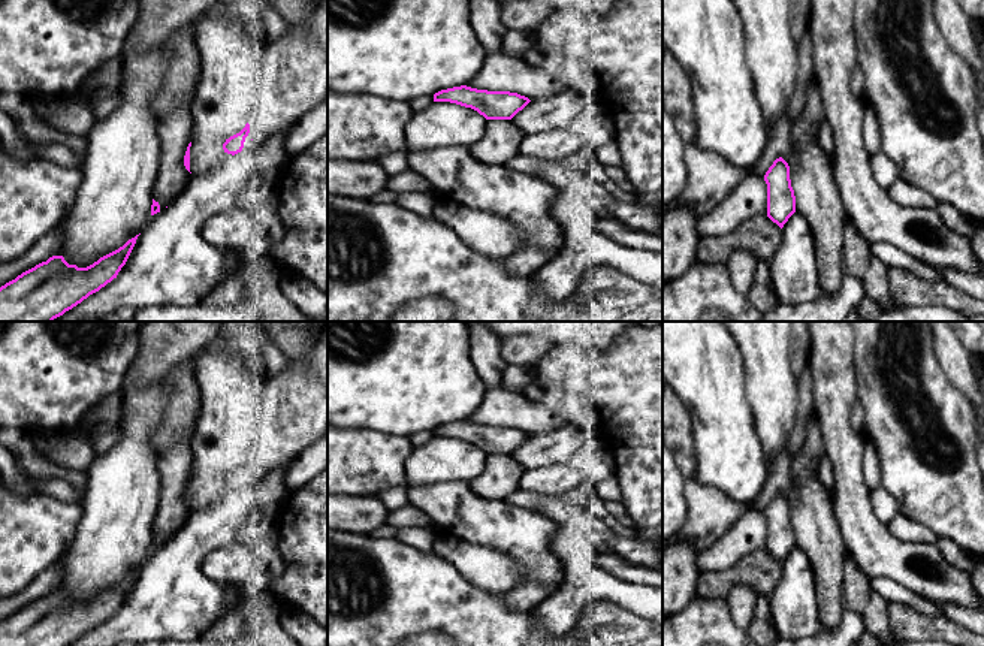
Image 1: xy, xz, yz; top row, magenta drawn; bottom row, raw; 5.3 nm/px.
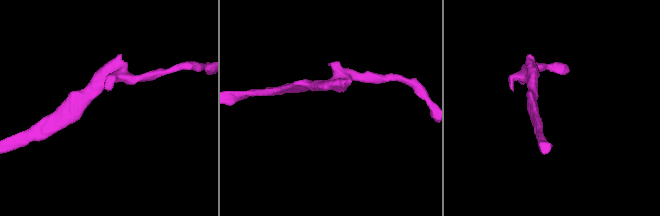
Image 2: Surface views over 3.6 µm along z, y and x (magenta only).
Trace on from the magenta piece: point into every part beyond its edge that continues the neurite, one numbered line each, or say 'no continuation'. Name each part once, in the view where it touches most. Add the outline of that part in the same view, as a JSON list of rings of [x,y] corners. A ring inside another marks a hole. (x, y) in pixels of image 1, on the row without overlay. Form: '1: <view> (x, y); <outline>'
1: xy (292, 420); [[[328,327],[316,344],[310,359],[304,362],[307,371],[316,371],[317,378],[298,380],[296,363],[287,362],[281,374],[269,374],[262,383],[262,425],[248,453],[251,474],[263,482],[272,471],[284,468],[308,446],[328,431]]]

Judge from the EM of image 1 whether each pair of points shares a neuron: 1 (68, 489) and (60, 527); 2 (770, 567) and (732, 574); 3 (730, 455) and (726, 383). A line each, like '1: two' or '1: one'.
1: two
2: one
3: one

